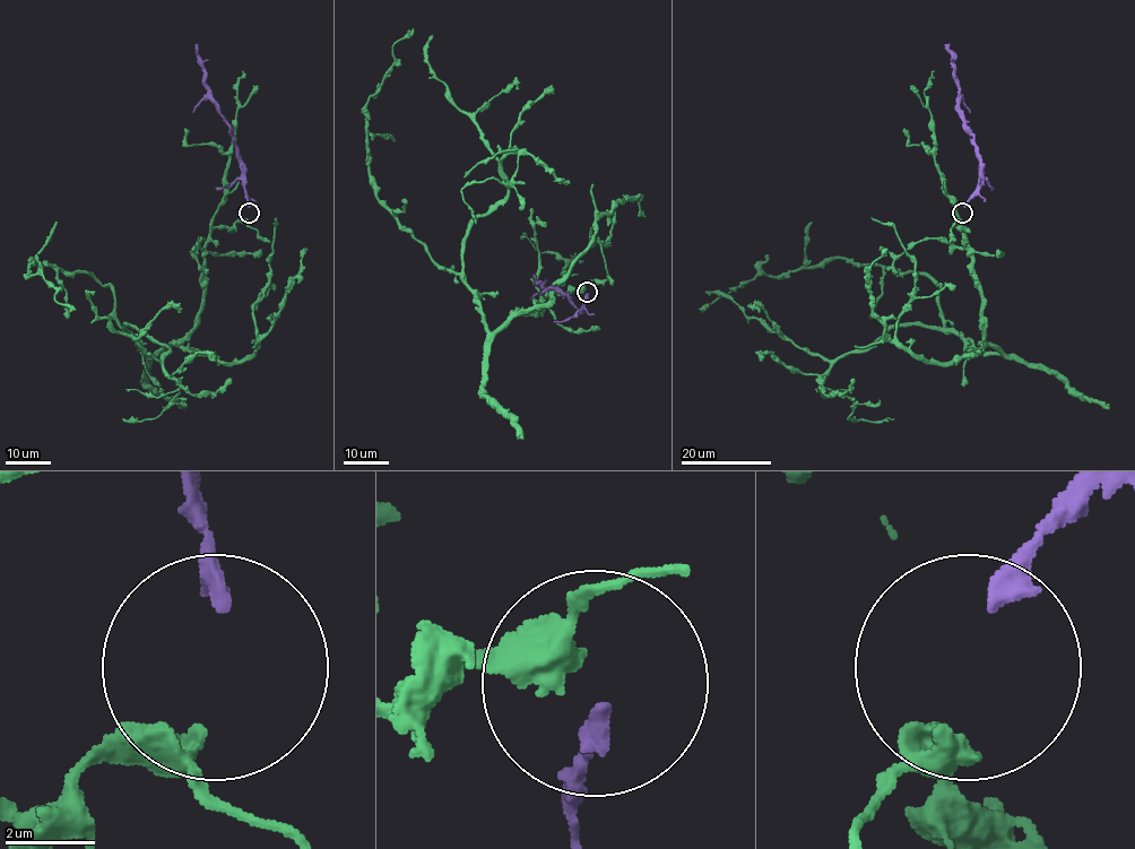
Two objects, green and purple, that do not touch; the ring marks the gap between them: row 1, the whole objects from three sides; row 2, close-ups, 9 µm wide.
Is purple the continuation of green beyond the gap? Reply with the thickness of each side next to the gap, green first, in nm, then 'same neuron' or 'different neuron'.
calibres 480 and 320 nm; different neuron

